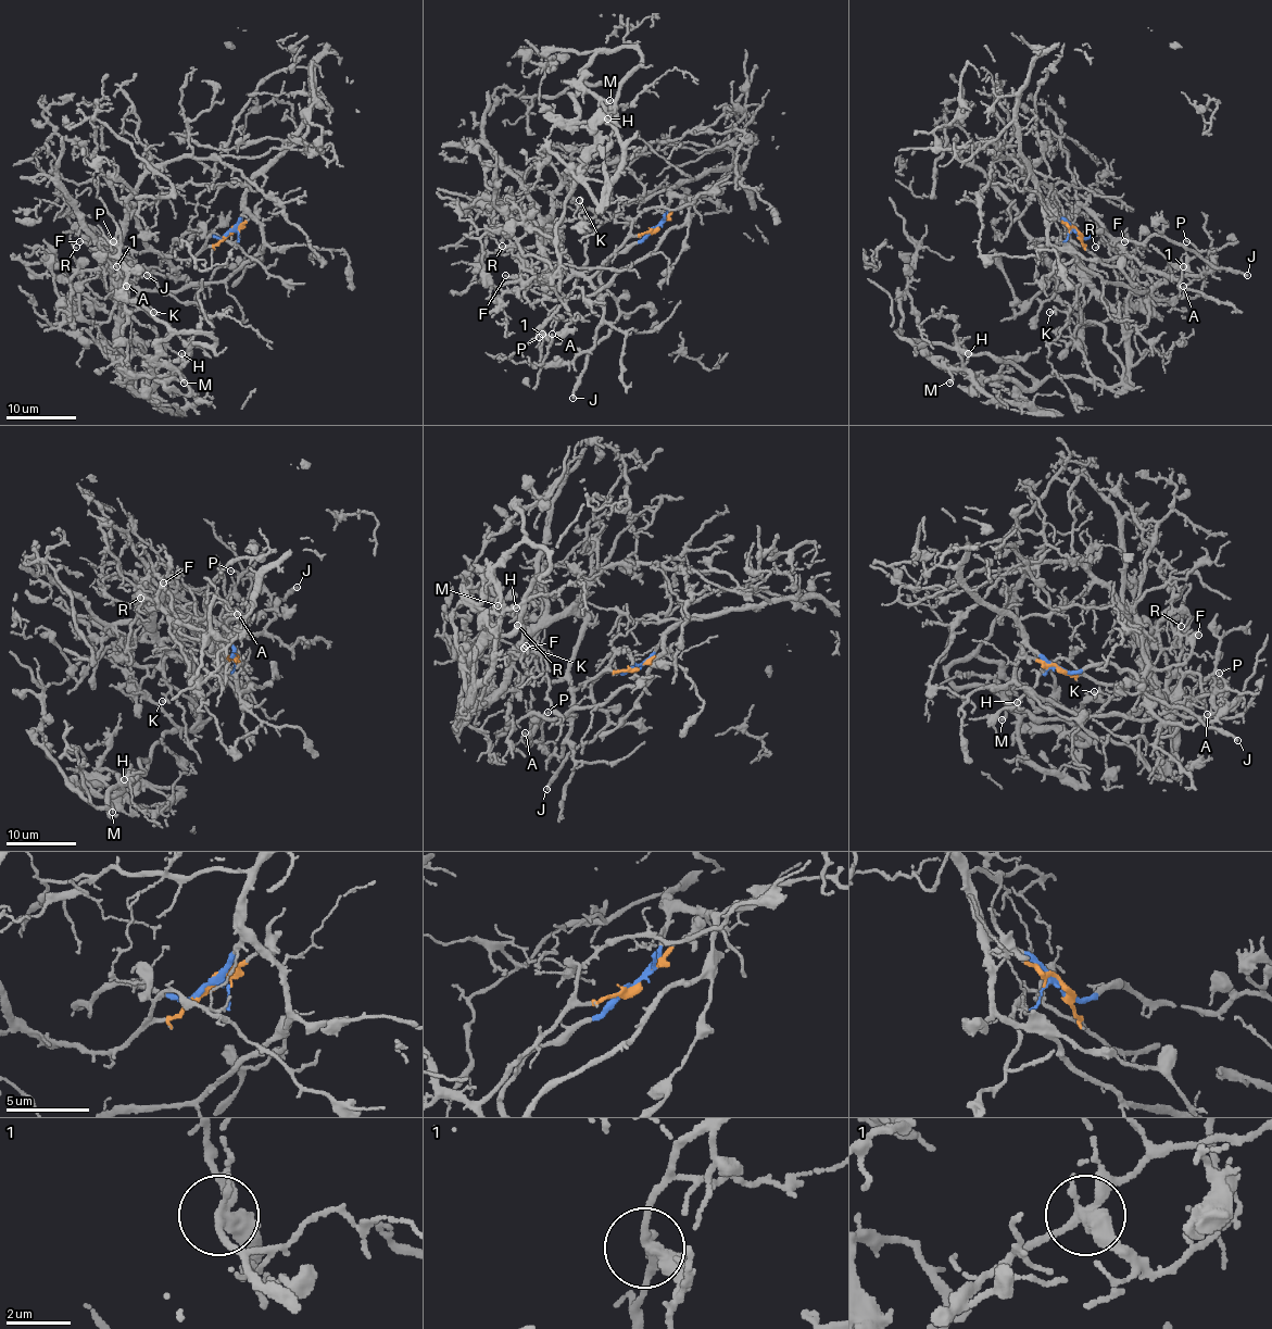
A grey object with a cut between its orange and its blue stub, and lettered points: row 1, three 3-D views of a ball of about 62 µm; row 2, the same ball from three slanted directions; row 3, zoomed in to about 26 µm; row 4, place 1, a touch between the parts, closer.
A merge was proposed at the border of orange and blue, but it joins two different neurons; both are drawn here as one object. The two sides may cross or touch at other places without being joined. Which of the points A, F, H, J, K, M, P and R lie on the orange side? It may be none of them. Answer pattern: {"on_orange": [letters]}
{"on_orange": ["A", "F", "H", "K", "M", "R"]}

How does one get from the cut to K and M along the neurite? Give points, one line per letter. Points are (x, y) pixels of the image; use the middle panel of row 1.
K: (656, 228), (631, 235), (584, 277), (574, 268), (549, 221), (539, 228), (549, 232), (571, 220), (579, 200)
M: (656, 228), (551, 291), (520, 272), (542, 283), (557, 271), (563, 202), (594, 143), (584, 124), (611, 100)

